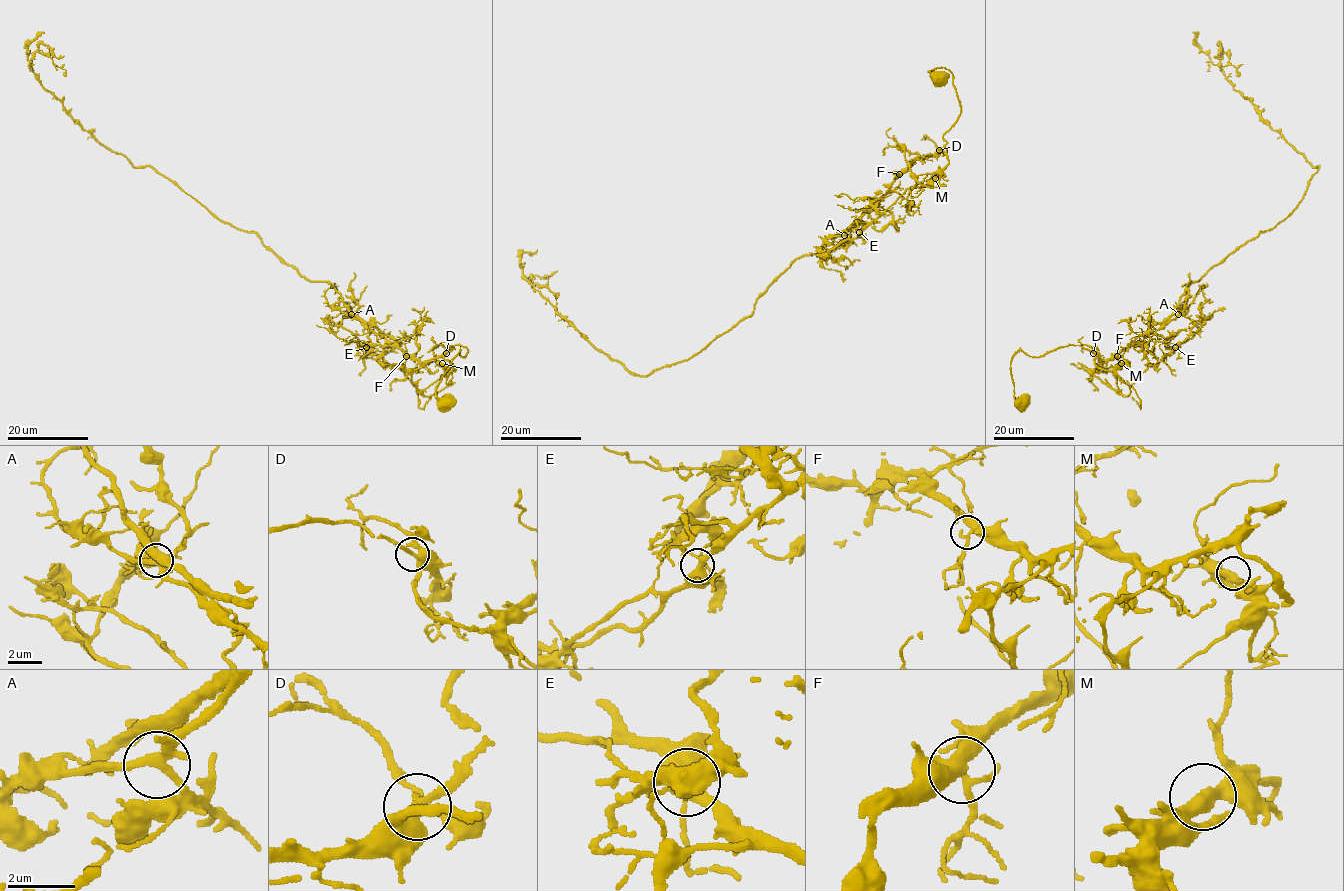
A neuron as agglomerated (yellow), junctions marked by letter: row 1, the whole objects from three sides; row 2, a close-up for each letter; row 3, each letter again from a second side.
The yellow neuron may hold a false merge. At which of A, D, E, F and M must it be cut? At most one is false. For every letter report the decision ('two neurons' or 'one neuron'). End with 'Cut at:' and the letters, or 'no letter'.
A: one neuron
D: one neuron
E: one neuron
F: one neuron
M: one neuron
Cut at: no letter

